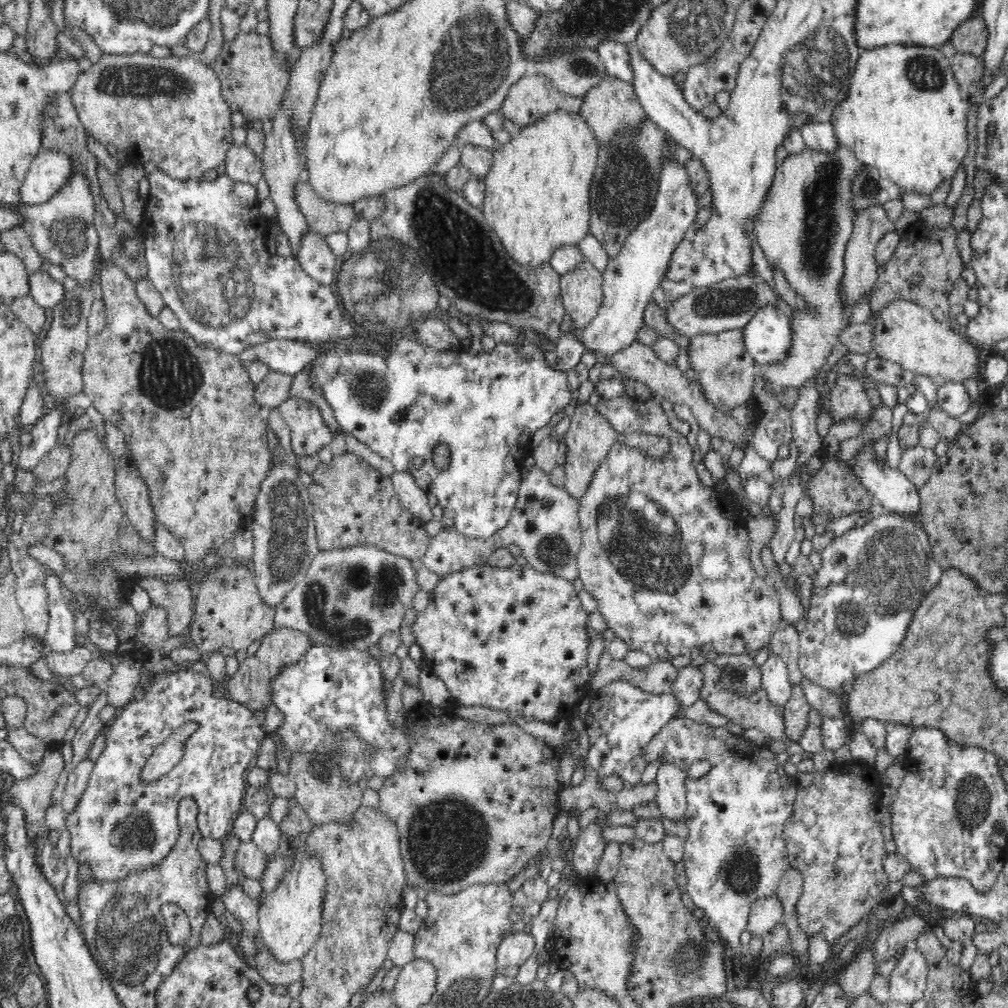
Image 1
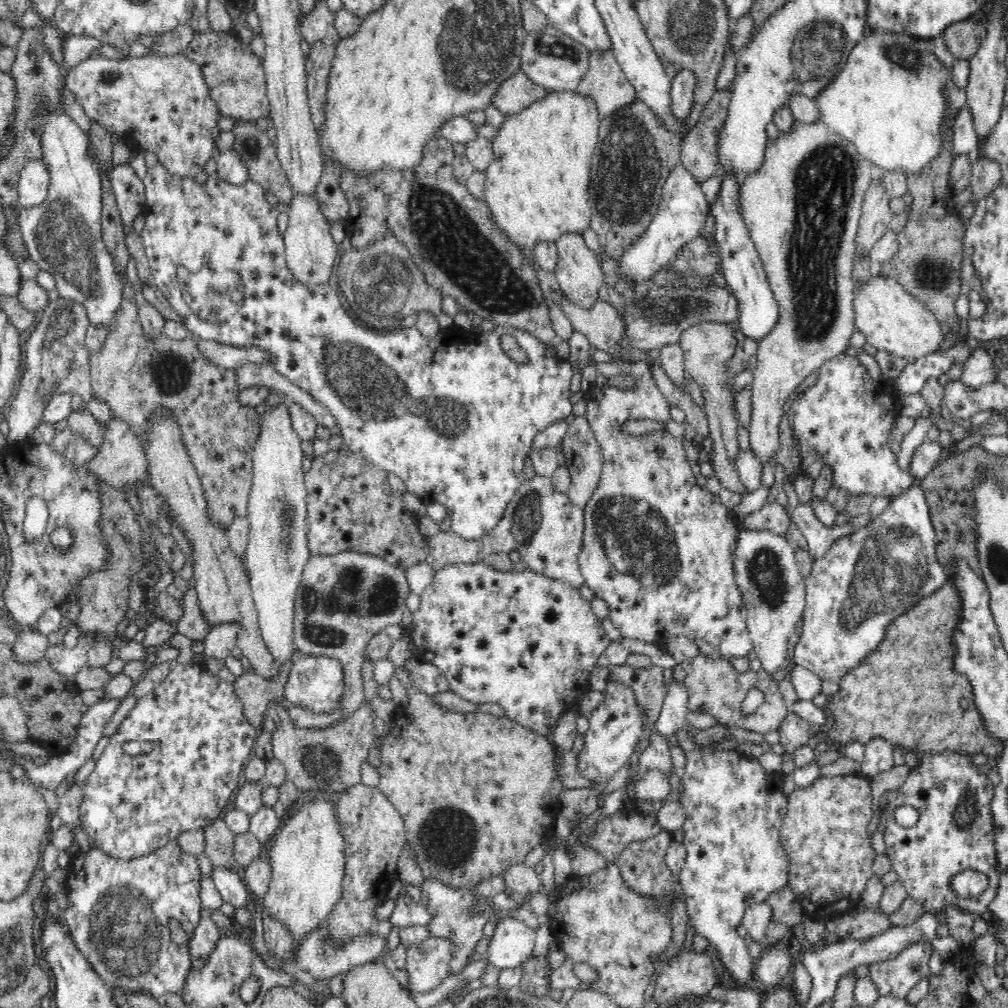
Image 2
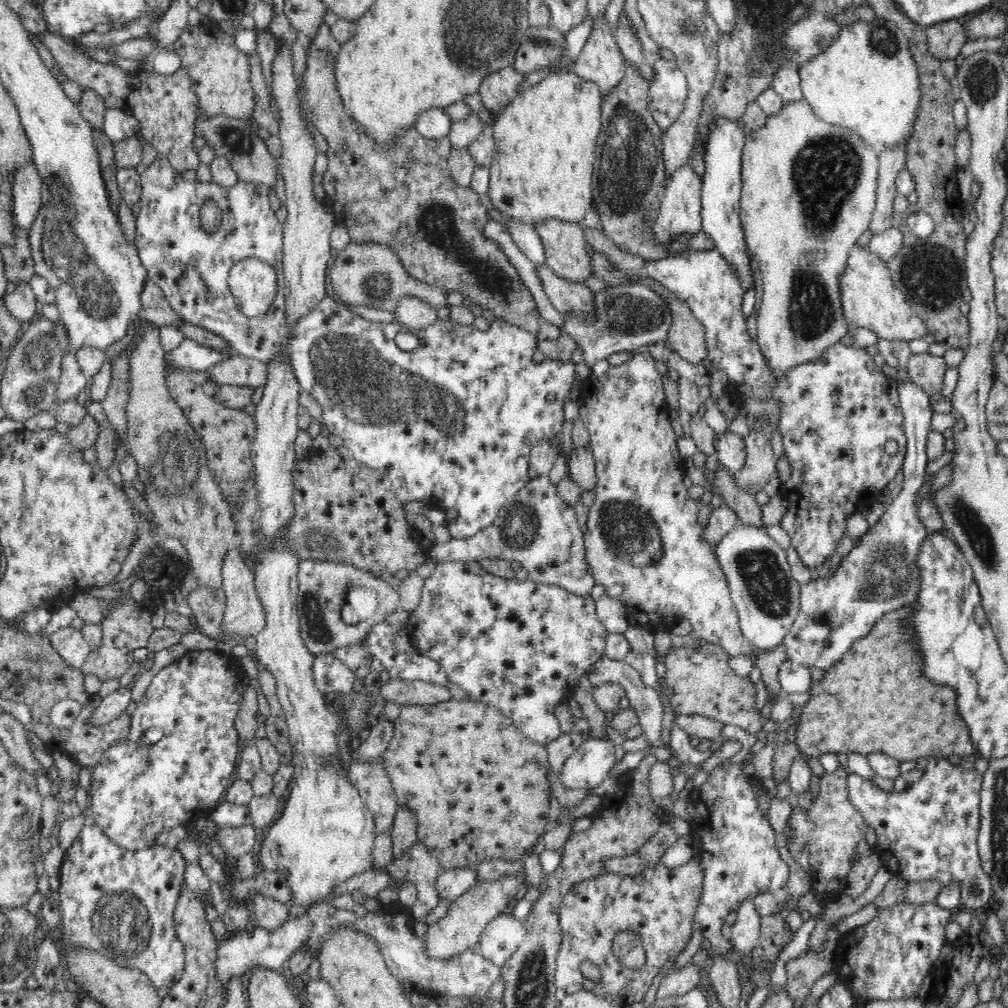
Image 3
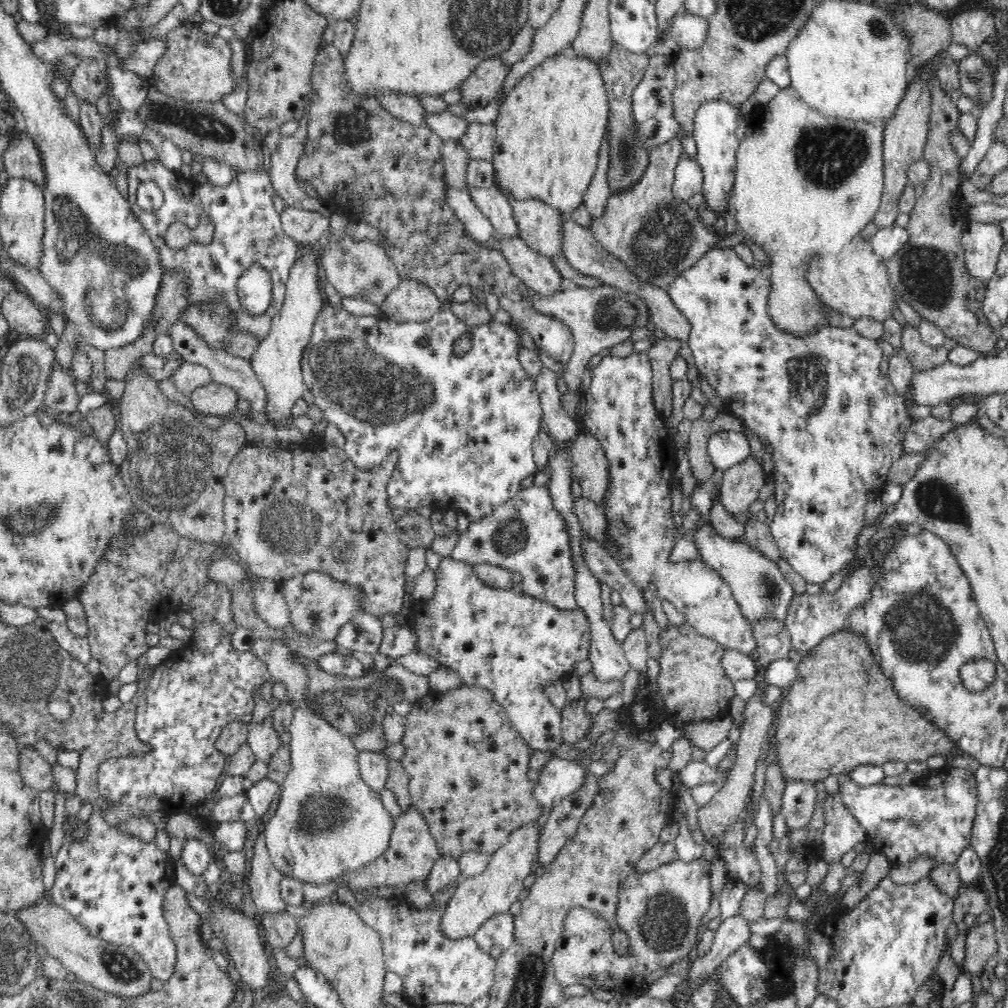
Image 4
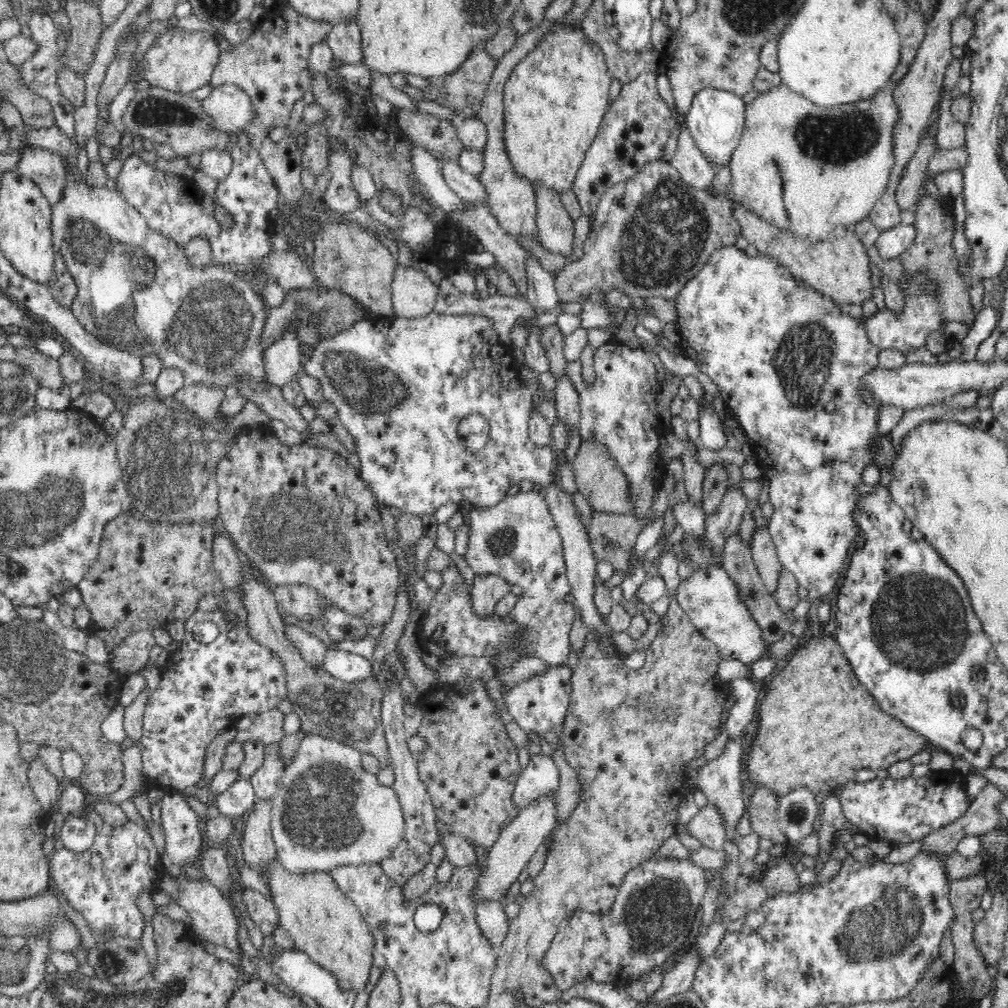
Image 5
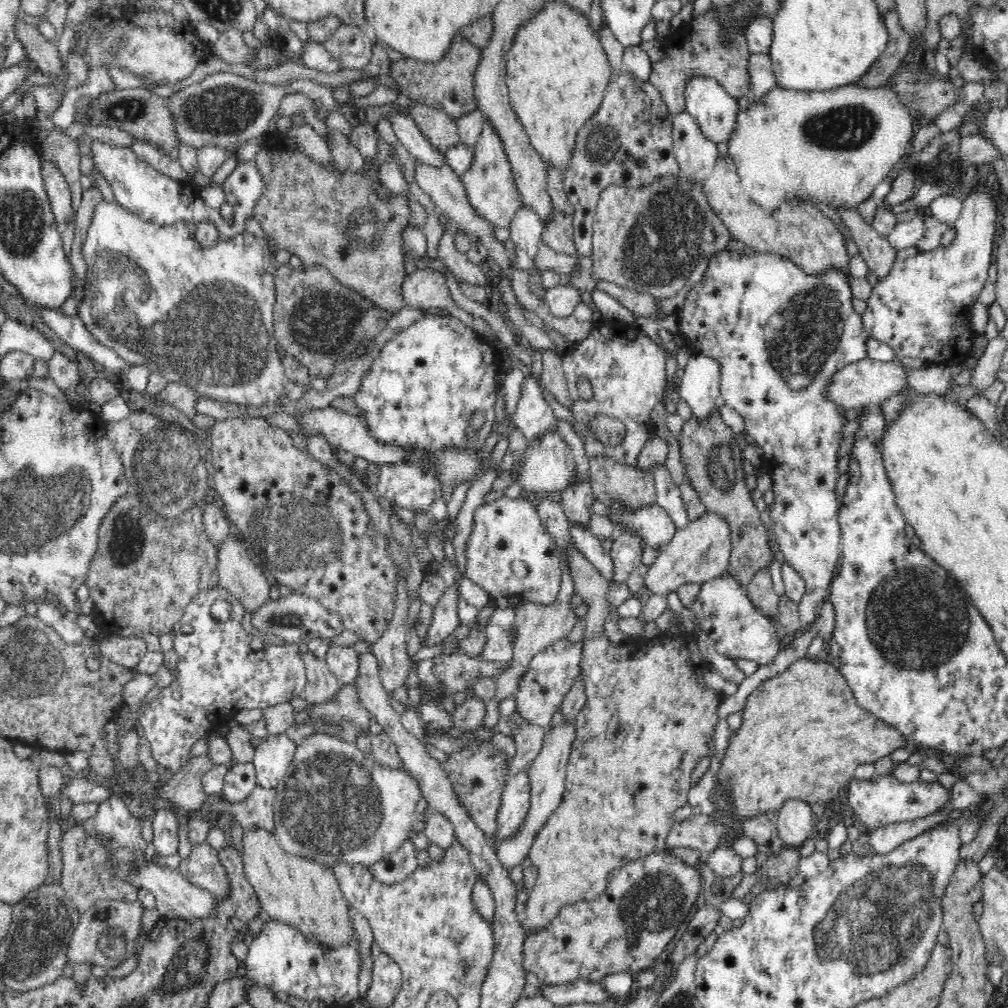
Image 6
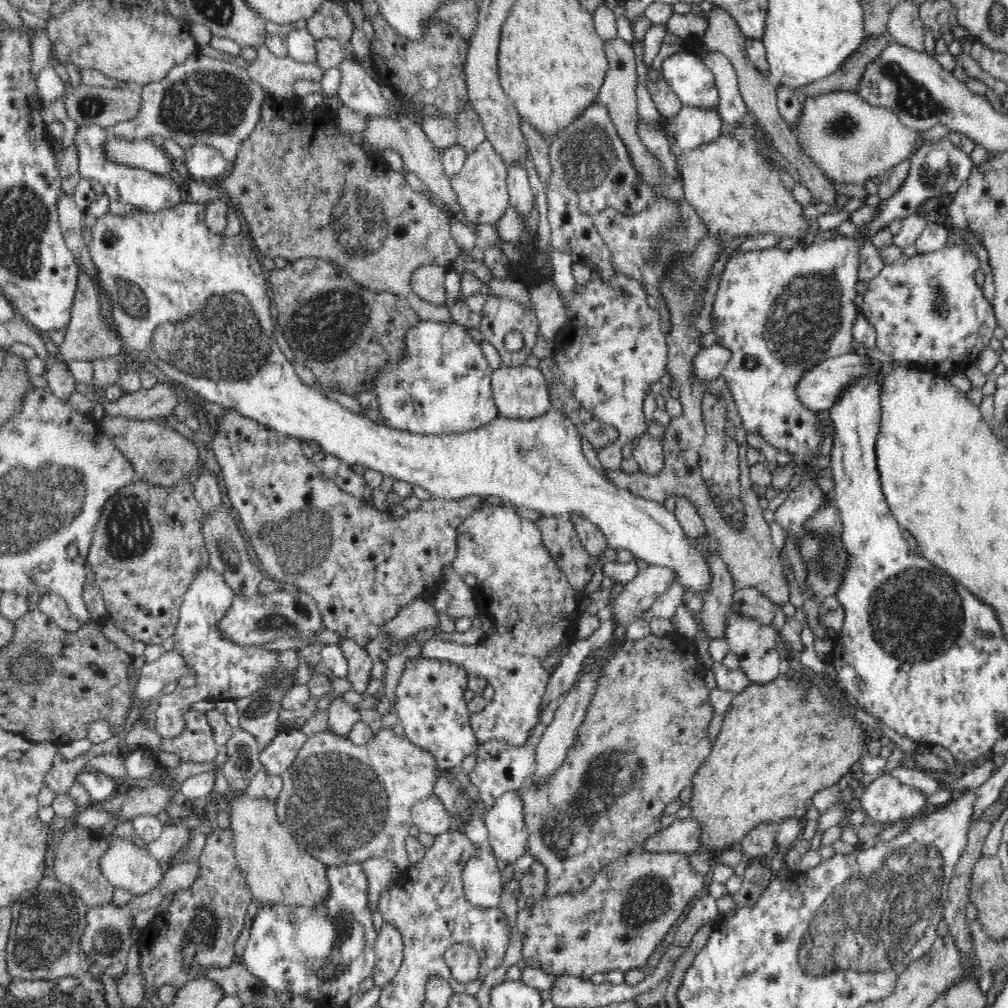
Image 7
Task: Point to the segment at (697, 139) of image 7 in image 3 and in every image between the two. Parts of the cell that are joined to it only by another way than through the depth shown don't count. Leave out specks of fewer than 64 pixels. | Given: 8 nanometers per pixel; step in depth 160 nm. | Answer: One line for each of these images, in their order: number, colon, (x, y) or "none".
3: (679, 209)
4: (688, 181)
5: (695, 170)
6: (696, 155)

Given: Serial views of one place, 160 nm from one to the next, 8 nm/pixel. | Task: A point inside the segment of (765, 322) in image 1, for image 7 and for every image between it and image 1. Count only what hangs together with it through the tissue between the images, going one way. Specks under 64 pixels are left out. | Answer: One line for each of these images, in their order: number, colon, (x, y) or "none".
2: (742, 268)
3: (721, 186)
4: (719, 128)
5: (716, 119)
6: (708, 103)
7: (694, 83)

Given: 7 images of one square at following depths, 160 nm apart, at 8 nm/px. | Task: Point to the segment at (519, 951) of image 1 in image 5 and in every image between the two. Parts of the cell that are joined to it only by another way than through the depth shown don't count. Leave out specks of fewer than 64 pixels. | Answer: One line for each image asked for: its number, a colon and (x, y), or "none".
2: (511, 941)
3: (503, 935)
4: (496, 934)
5: (491, 918)

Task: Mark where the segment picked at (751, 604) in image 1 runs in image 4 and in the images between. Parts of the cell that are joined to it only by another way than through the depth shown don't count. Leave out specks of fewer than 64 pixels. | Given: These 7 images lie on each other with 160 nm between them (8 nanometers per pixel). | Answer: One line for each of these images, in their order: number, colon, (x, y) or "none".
2: (656, 547)
3: (642, 541)
4: (618, 408)

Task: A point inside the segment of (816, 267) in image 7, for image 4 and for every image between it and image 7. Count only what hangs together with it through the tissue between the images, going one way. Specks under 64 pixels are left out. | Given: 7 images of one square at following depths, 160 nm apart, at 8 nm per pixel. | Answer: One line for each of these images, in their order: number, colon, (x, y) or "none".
4: (835, 423)
5: (788, 363)
6: (779, 333)

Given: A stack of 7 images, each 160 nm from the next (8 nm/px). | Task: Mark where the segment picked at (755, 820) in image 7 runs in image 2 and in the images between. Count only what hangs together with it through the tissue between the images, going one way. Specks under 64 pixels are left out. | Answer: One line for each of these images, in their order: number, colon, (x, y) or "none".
2: (907, 691)
3: (875, 698)
4: (841, 711)
5: (818, 725)
6: (803, 735)

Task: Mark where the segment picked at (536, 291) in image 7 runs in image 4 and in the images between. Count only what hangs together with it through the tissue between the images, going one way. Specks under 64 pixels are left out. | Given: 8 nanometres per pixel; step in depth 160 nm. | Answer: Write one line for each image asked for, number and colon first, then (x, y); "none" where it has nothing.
4: (657, 238)
5: (650, 234)
6: (563, 300)

